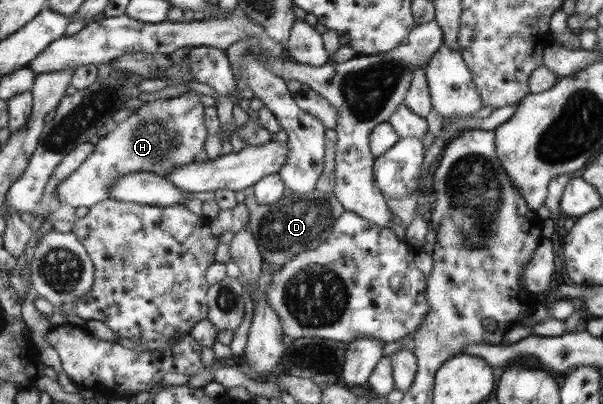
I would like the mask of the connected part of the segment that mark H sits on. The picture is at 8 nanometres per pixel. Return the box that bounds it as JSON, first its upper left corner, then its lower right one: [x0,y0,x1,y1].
[56,91,208,208]

